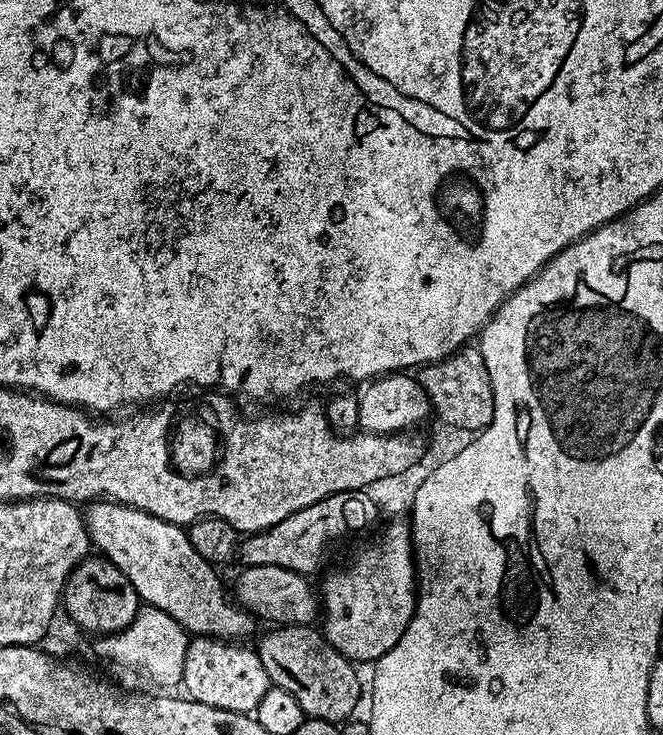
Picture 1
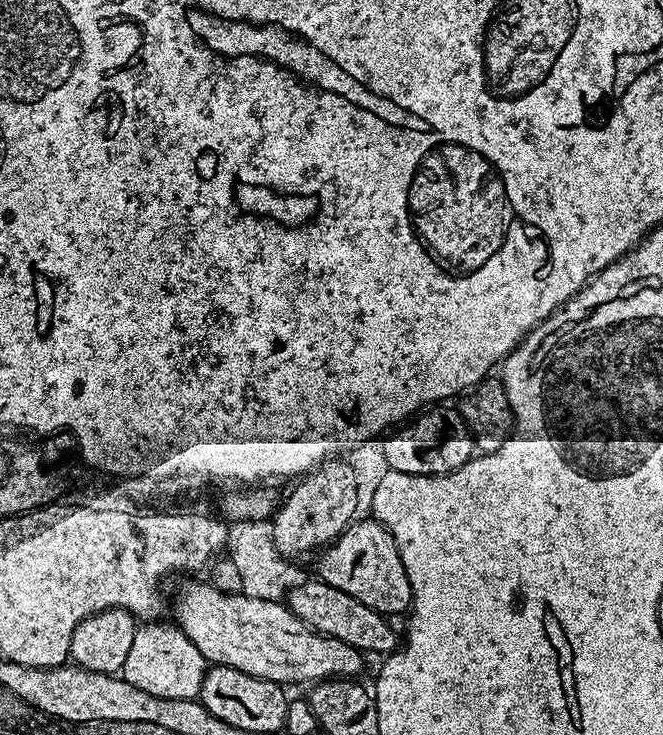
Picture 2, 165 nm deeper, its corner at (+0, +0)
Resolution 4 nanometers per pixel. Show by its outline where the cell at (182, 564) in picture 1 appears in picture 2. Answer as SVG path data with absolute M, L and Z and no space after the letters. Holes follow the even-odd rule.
M192 580L176 596L175 623L198 646L209 665L225 664L254 678L281 686L311 685L333 678L352 678L360 668L361 653L338 638L316 632L290 611L287 603L262 601L237 592L220 592L211 582Z

